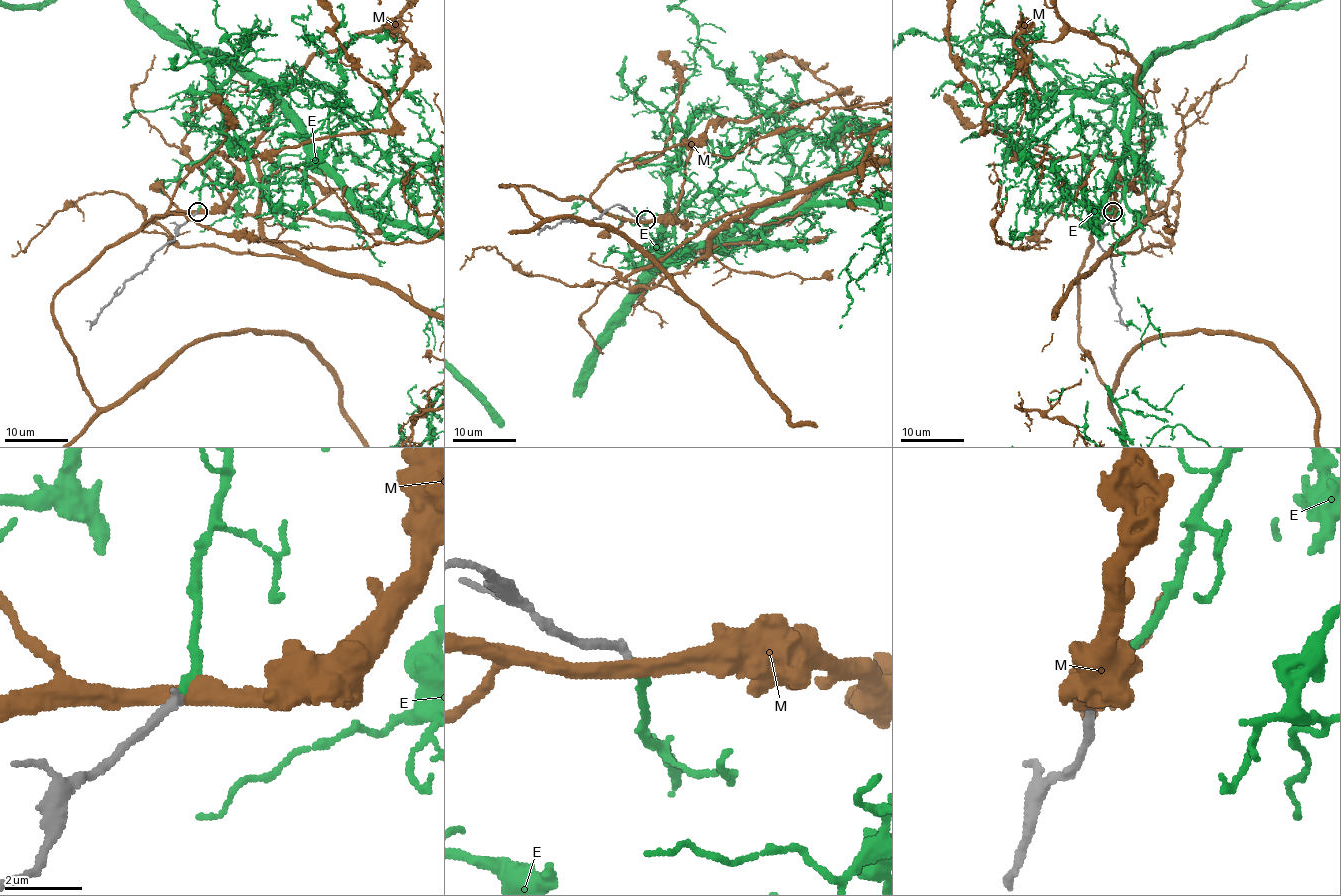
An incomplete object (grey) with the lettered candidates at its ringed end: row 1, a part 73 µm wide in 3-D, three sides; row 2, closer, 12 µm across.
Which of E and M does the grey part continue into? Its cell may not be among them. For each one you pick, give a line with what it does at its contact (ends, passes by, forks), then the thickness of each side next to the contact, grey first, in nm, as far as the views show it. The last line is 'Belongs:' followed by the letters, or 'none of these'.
E: it ends; calibres 260 and 180 nm
Belongs: E

